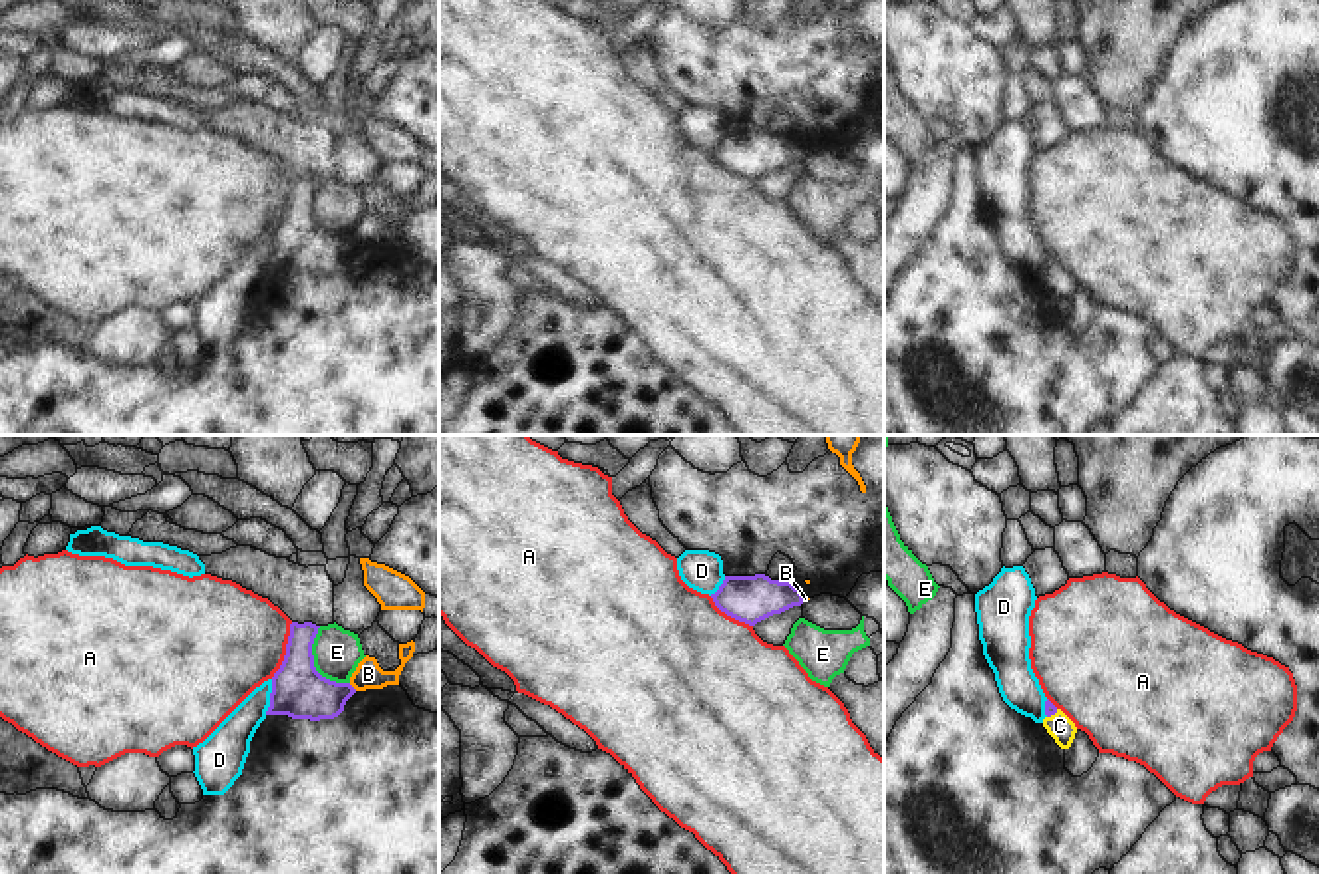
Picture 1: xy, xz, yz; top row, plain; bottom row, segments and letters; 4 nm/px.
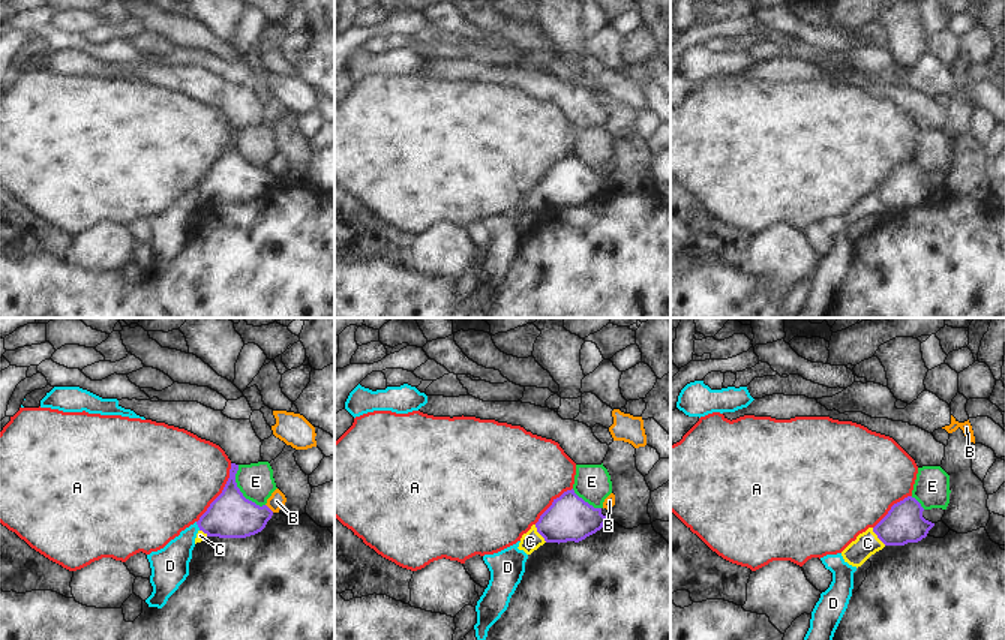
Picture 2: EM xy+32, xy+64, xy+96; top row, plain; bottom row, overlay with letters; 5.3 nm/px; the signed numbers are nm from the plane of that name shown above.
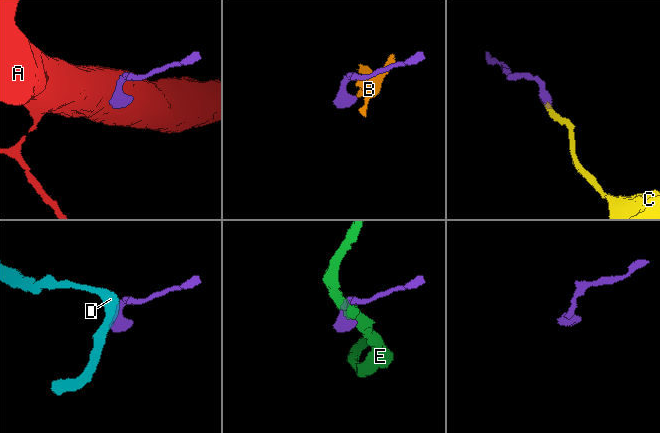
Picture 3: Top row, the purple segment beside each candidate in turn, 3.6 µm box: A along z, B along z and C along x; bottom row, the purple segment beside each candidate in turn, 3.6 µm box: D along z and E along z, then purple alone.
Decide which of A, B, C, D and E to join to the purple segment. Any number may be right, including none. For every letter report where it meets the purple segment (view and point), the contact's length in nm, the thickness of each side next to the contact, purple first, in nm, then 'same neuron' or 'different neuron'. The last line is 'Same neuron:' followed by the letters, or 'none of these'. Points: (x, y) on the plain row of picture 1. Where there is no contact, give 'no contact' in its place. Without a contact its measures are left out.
A: meets purple in xy at (287, 205); contact 240 nm long; 220 nm thick on the purple side, 440 nm on the other; different neuron
B: meets purple in xy at (350, 241); contact 50 nm long; 220 nm thick on the purple side, 120 nm on the other; different neuron
C: meets purple in yz at (1051, 269); contact 60 nm long; 50 nm thick on the purple side, 100 nm on the other; same neuron
D: meets purple in xy at (271, 253); contact 150 nm long; 220 nm thick on the purple side, 170 nm on the other; different neuron
E: meets purple in xy at (312, 219); contact 260 nm long; 220 nm thick on the purple side, 190 nm on the other; different neuron
Same neuron: C

